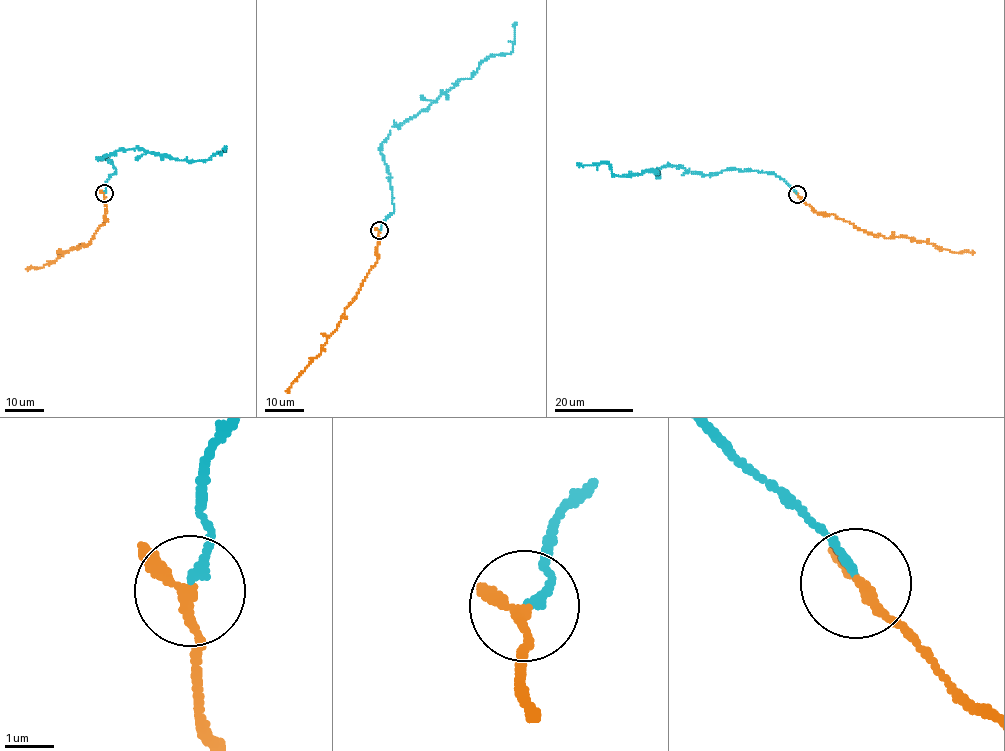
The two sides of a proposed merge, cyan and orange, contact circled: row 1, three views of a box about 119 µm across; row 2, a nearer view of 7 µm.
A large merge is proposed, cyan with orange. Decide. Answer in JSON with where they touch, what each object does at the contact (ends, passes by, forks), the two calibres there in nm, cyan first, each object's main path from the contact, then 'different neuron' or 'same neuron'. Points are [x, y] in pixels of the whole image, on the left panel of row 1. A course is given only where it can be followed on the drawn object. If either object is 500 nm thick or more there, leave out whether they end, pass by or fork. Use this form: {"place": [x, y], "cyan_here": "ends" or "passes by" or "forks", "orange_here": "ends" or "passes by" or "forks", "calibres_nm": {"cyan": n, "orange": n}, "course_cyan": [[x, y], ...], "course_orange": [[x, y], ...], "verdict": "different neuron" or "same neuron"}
{"place": [104, 193], "cyan_here": "ends", "orange_here": "passes by", "calibres_nm": {"cyan": 160, "orange": 200}, "course_cyan": [[104, 193], [116, 171], [109, 159], [98, 159], [103, 156], [141, 148], [196, 161], [227, 145]], "course_orange": [[104, 193], [106, 221], [98, 228], [91, 242], [71, 249], [43, 267], [29, 269]], "verdict": "same neuron"}

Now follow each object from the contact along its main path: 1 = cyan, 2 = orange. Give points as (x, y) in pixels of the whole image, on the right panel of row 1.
1: (796, 193), (774, 173), (735, 169), (705, 175), (667, 164), (619, 176), (605, 163), (579, 165), (576, 162)
2: (796, 193), (817, 213), (834, 213), (868, 233), (886, 237), (907, 236), (950, 251), (975, 252)

